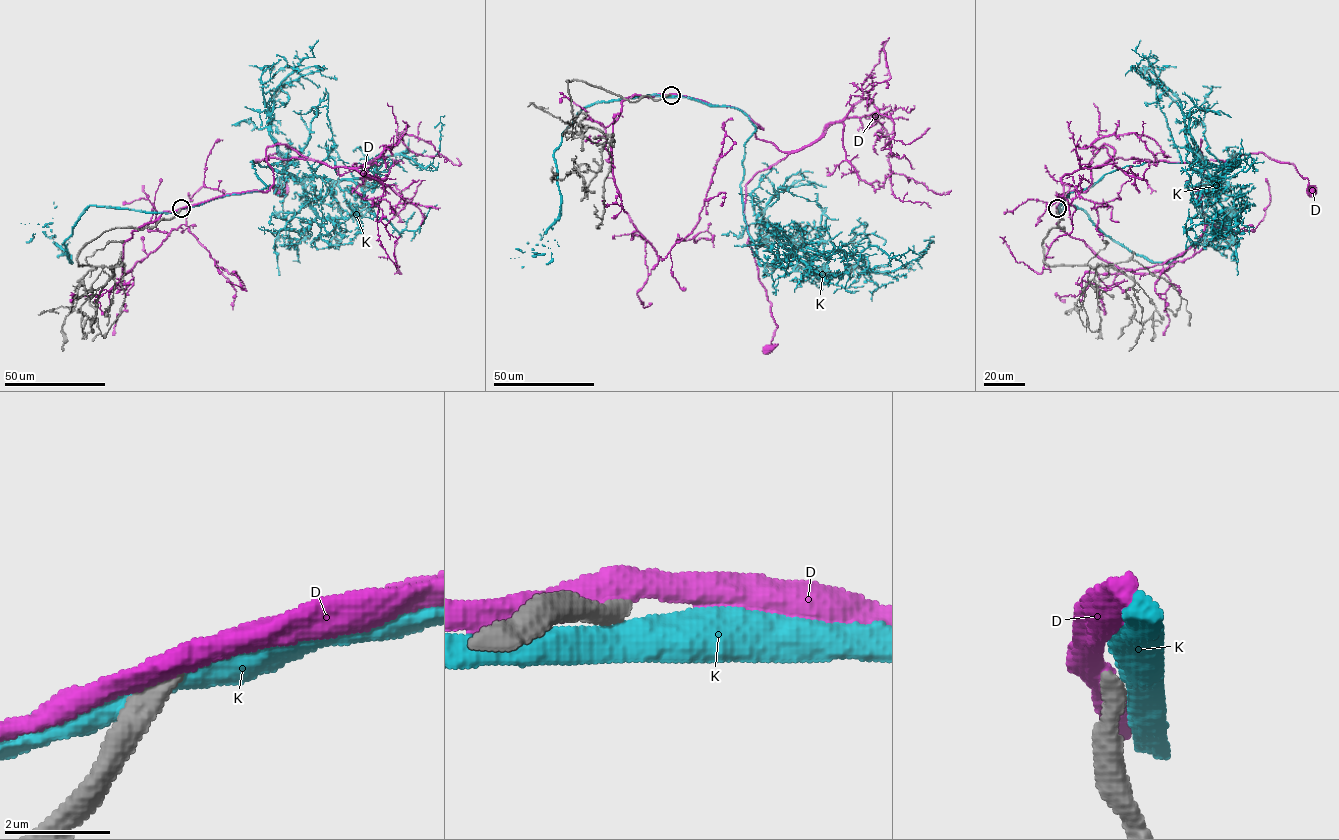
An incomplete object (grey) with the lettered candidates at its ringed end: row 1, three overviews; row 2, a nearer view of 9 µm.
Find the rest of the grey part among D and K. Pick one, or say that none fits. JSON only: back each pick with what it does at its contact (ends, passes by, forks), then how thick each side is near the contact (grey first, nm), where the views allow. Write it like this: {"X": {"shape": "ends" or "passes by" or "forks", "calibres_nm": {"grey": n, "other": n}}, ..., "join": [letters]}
{"join": []}

